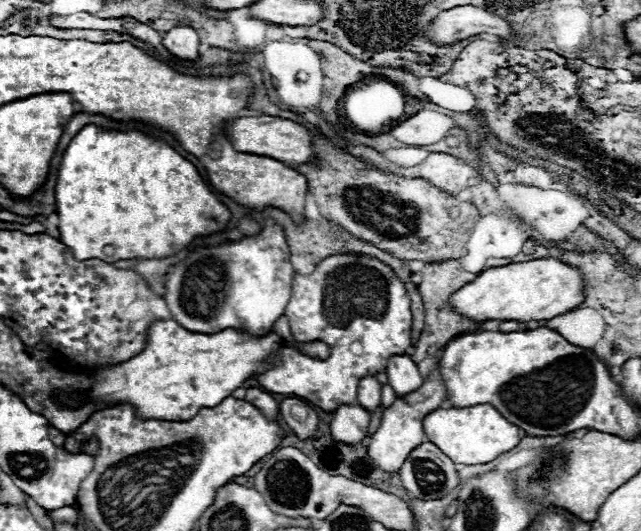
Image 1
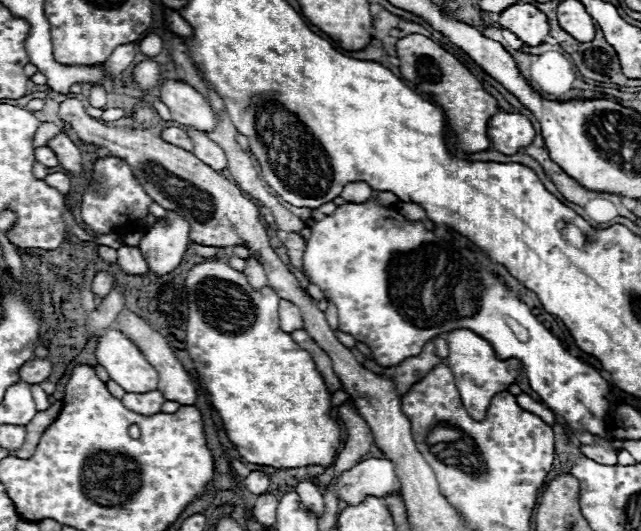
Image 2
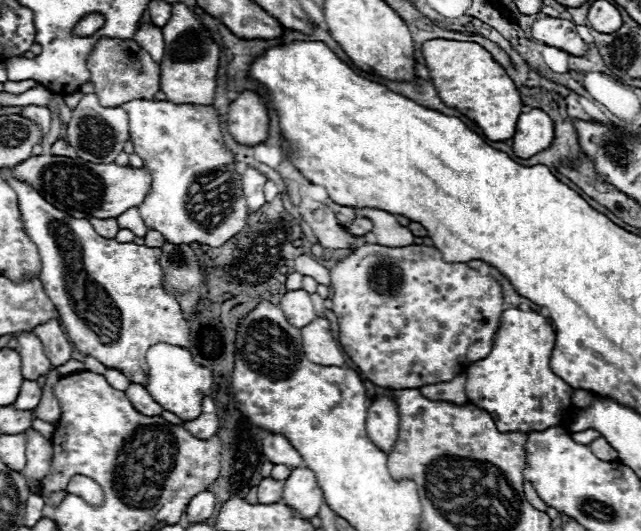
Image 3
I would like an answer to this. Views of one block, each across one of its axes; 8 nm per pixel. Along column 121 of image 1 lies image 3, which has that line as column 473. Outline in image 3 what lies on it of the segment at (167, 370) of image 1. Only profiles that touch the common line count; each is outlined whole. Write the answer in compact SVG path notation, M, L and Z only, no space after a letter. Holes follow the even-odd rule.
M508 308L502 314L502 324L496 332L492 352L484 360L478 360L472 366L468 366L466 370L468 400L476 404L478 408L486 410L490 416L494 416L496 428L500 432L534 432L534 430L546 430L552 426L562 426L562 428L568 426L568 418L572 418L572 410L576 410L572 404L574 388L568 386L562 378L558 378L550 370L554 338L556 338L554 328L542 314L532 310L522 312L518 308Z

